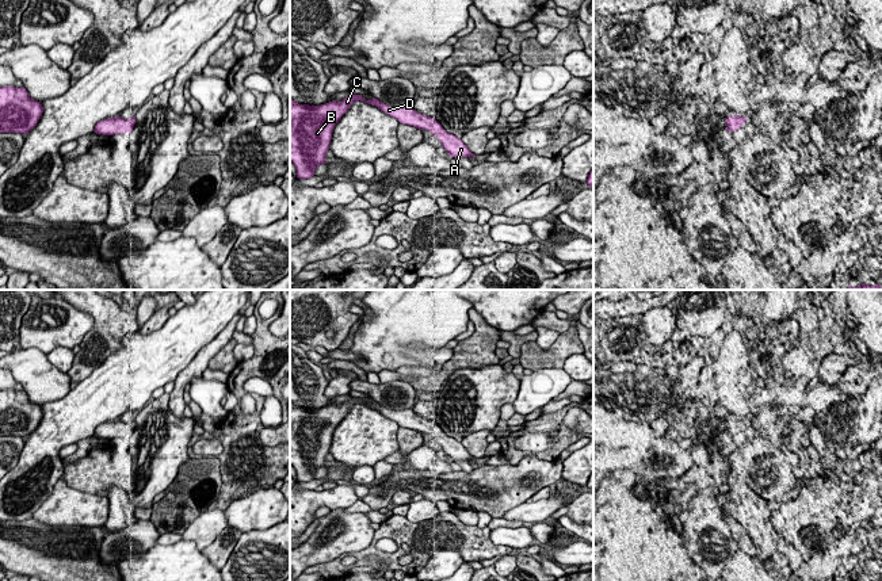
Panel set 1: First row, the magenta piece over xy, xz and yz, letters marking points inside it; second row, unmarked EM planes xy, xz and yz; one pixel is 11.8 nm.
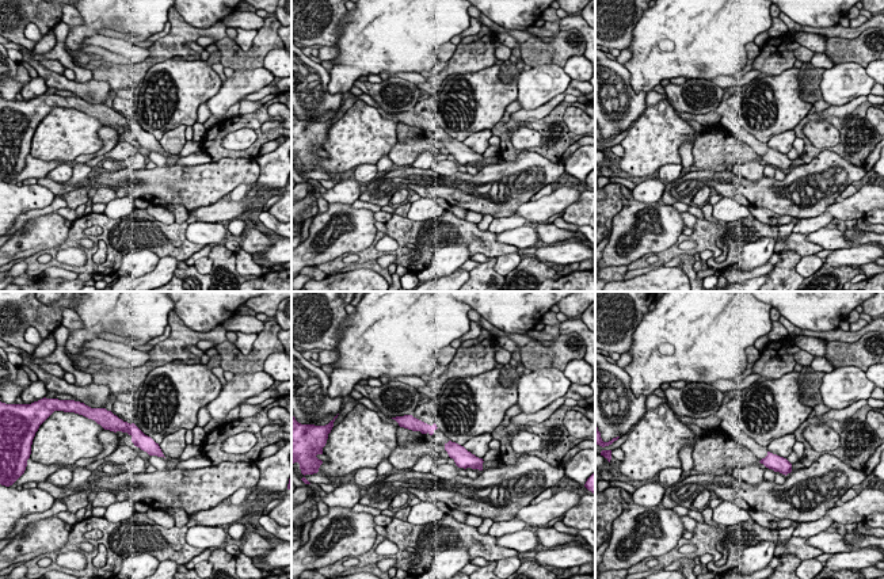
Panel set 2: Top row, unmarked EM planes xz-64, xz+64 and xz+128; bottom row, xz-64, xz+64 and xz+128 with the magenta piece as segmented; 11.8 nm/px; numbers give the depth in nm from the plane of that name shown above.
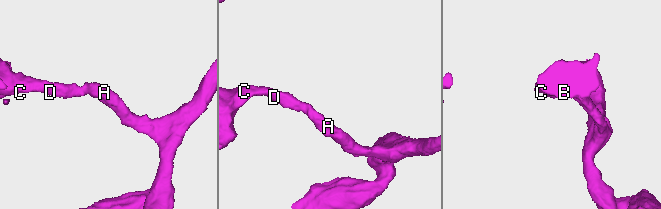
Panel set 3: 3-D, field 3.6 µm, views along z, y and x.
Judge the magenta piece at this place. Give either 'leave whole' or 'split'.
leave whole

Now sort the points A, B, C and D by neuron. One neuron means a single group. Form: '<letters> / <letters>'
A B C D

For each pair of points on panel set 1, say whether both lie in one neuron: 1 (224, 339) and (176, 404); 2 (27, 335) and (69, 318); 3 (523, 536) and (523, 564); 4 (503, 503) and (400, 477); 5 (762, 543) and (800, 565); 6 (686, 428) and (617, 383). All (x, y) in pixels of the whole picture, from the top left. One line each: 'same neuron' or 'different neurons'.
1: same neuron
2: same neuron
3: different neurons
4: same neuron
5: different neurons
6: same neuron

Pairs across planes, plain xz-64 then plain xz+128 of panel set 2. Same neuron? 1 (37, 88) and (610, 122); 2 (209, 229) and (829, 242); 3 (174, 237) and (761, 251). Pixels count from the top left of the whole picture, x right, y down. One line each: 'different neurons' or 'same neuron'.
1: different neurons
2: same neuron
3: different neurons

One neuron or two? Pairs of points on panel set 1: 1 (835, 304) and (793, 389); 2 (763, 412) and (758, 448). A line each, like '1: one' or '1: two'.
1: one
2: two

